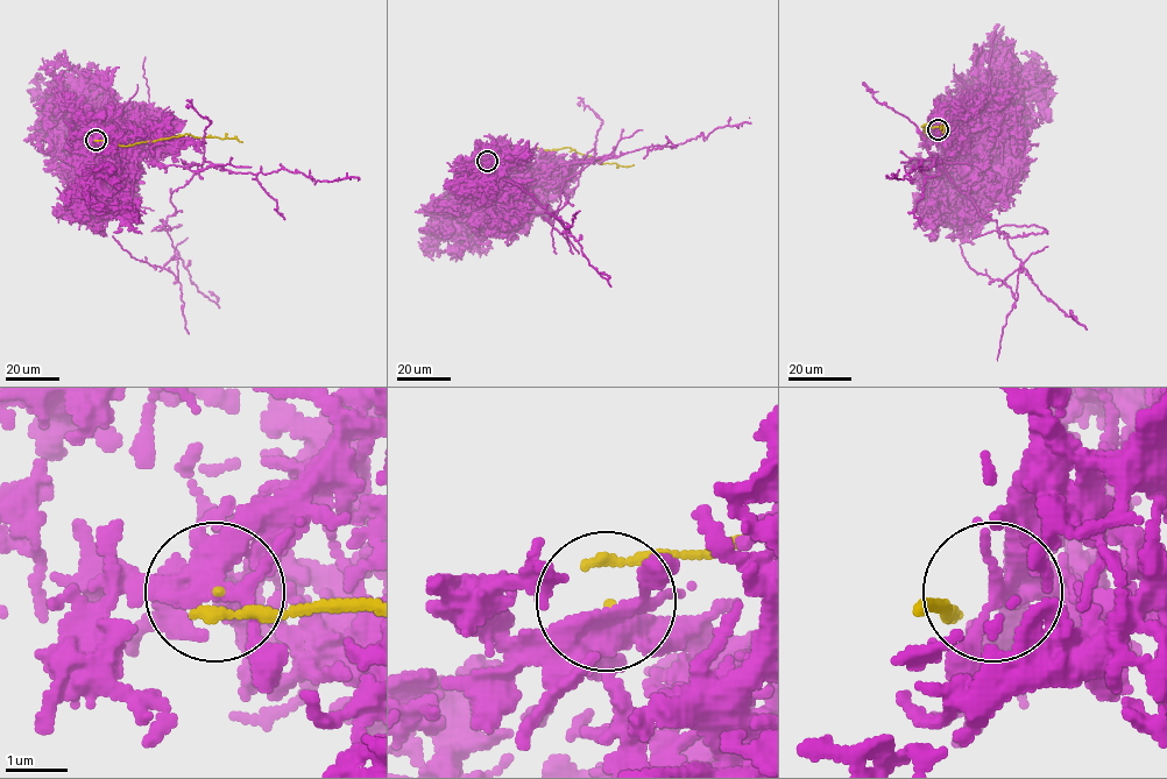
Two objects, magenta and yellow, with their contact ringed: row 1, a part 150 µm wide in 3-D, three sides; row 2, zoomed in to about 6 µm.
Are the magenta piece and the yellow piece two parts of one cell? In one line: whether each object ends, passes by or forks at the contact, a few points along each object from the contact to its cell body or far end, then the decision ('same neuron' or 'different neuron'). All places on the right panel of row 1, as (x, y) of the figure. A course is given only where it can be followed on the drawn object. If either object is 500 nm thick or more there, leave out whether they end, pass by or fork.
magenta forks there; yellow ends there; magenta runs (938, 130), (956, 146), (939, 167), (996, 221), (1021, 264), (1004, 282), (992, 280), (968, 264), (960, 243); yellow runs (938, 129), (923, 136), (925, 129), (921, 127), (927, 122), (932, 127), (945, 128), (942, 133); different neuron

